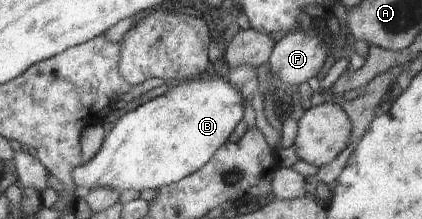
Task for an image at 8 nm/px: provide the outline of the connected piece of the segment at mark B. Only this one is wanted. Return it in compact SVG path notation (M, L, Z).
M221 70L219 75L208 80L177 82L166 94L136 107L136 110L126 112L114 123L96 156L86 164L80 164L80 167L76 167L72 172L72 180L78 194L85 195L94 188L111 188L119 193L132 189L136 192L148 188L158 189L178 183L179 180L199 171L208 164L208 160L212 160L219 148L228 142L235 128L243 120L244 96L227 80L226 73Z

